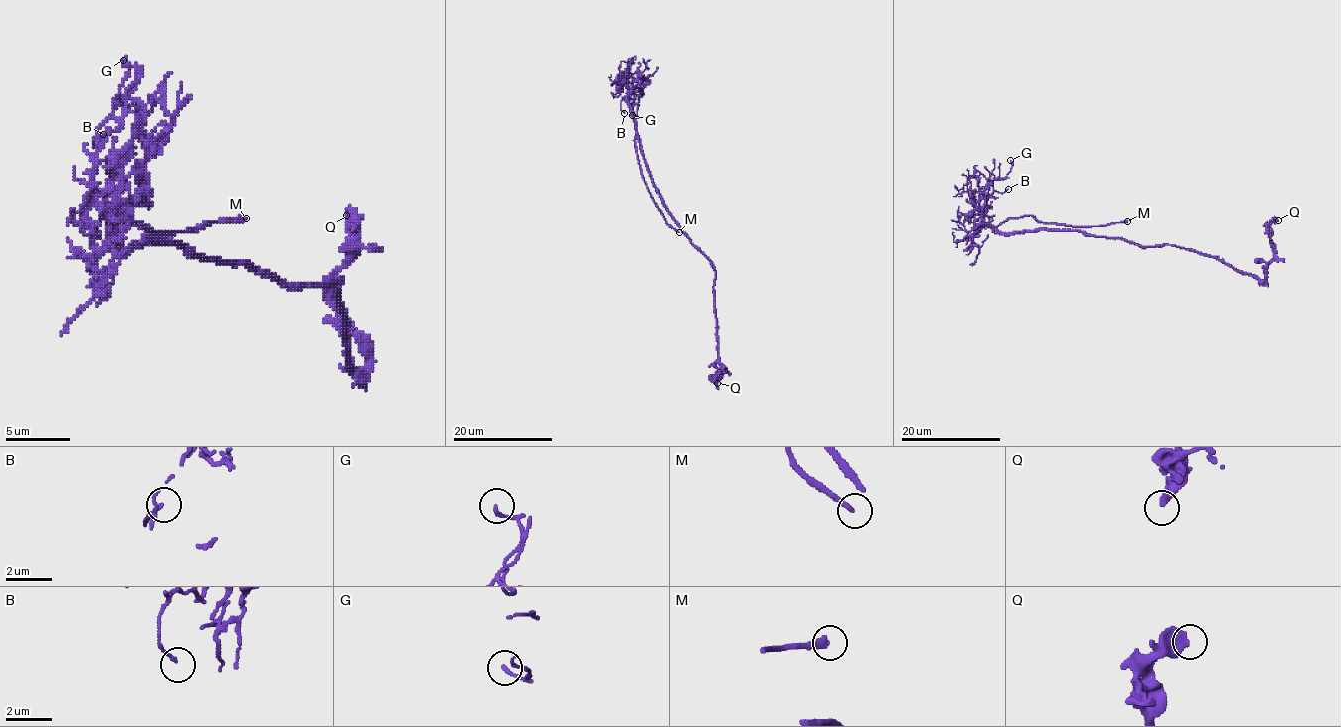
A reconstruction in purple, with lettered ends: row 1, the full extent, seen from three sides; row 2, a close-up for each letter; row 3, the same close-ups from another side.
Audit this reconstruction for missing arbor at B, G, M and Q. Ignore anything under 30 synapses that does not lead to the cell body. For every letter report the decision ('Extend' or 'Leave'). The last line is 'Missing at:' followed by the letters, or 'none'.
B: Leave
G: Leave
M: Extend
Q: Leave
Missing at: M

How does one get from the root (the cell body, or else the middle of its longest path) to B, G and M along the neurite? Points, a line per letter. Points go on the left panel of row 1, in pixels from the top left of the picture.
B: (207, 257), (184, 244), (116, 244), (106, 180), (119, 124), (110, 118), (93, 144), (103, 134)
G: (207, 257), (184, 244), (116, 244), (145, 173), (142, 115), (126, 105), (136, 69), (123, 60)
M: (207, 257), (158, 241), (123, 251), (113, 231), (132, 202), (129, 215), (145, 231), (246, 218)

